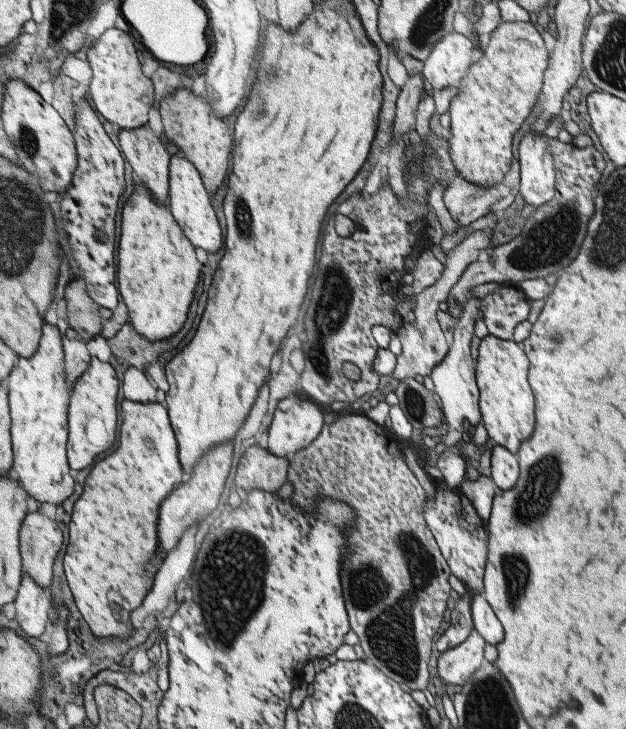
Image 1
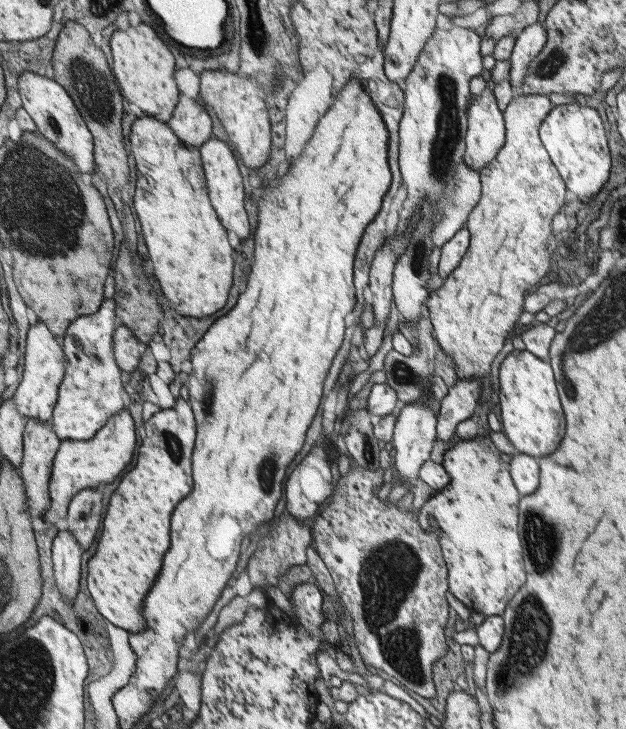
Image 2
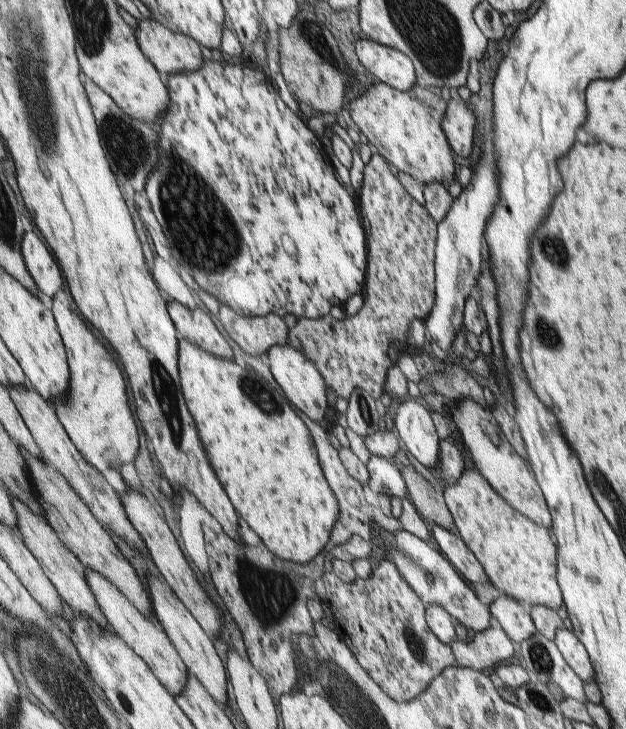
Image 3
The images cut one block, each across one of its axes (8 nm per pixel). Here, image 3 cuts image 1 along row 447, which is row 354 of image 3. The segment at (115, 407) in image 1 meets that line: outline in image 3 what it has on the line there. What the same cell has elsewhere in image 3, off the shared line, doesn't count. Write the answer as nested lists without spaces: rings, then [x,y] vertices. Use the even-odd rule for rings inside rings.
[[[53,299],[53,314],[68,350],[72,370],[69,394],[61,400],[53,400],[52,406],[61,419],[67,434],[71,434],[73,444],[99,472],[107,469],[118,470],[124,464],[133,462],[139,452],[139,428],[135,414],[129,404],[127,380],[111,350],[97,338],[91,326],[73,310],[67,302]]]

